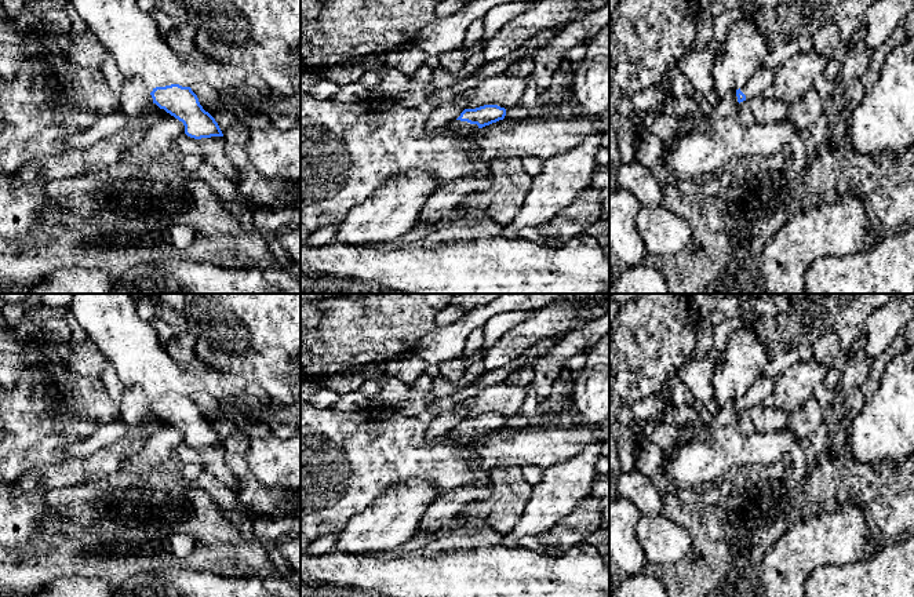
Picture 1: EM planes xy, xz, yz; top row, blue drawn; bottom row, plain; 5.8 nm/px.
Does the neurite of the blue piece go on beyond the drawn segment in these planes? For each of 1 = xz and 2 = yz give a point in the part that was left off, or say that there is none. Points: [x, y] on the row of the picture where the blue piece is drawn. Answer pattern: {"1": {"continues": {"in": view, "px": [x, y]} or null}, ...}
{"1": {"continues": {"in": "xz", "px": [463, 128]}}, "2": {"continues": {"in": "yz", "px": [763, 79]}}}

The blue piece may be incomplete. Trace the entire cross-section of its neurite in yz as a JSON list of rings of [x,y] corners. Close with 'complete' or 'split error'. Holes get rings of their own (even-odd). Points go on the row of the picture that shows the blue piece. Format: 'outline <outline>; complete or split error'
outline [[[760,68],[750,80],[736,90],[738,102],[750,98],[762,97],[764,91],[771,87],[780,68]]]; split error

